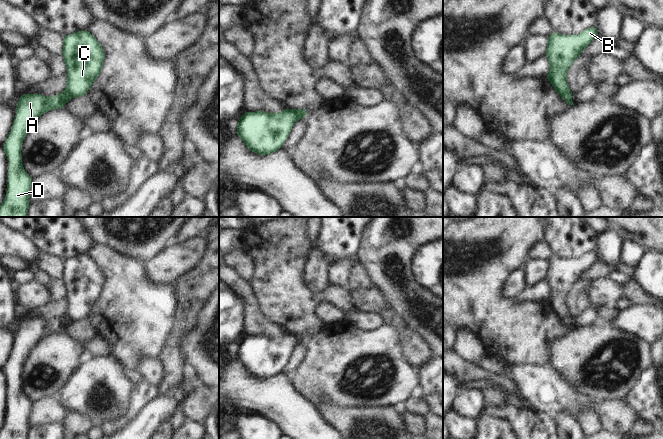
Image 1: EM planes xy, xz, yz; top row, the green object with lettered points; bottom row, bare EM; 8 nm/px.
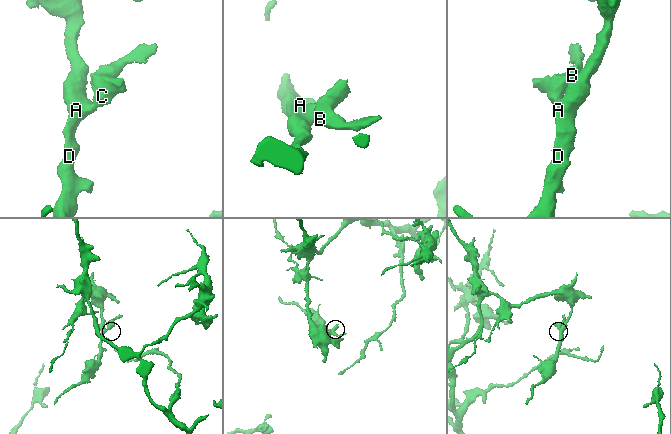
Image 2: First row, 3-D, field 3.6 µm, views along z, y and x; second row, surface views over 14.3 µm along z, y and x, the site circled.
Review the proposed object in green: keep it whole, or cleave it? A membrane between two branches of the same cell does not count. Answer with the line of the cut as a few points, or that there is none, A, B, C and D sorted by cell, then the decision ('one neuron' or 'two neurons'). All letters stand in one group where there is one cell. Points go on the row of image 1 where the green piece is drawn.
yz (571, 92), (564, 93), (561, 96) | A D / B C | two neurons

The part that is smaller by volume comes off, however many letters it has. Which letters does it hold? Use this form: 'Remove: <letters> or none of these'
Remove: B, C

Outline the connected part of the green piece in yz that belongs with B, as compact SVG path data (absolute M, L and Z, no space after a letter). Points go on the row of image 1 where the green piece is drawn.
M596 26L578 35L562 35L553 31L548 37L545 55L549 60L550 71L546 79L552 83L560 96L572 93L566 81L567 70L596 37L598 37Z

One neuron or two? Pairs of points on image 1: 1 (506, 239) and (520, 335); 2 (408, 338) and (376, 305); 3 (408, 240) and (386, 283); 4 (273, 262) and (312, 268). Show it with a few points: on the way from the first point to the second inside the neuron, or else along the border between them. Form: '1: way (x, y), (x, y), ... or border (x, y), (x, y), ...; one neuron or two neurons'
1: way (495, 263), (496, 311); one neuron
2: way (402, 329), (385, 311); one neuron
3: way (402, 252), (402, 264), (397, 265), (391, 271); one neuron
4: border (313, 246), (304, 272), (304, 283), (310, 290); two neurons

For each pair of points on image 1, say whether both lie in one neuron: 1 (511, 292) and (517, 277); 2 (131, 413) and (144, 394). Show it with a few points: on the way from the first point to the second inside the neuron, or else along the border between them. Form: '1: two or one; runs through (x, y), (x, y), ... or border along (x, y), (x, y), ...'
1: one; runs through (513, 288), (517, 281)
2: one; runs through (134, 408), (139, 399)

